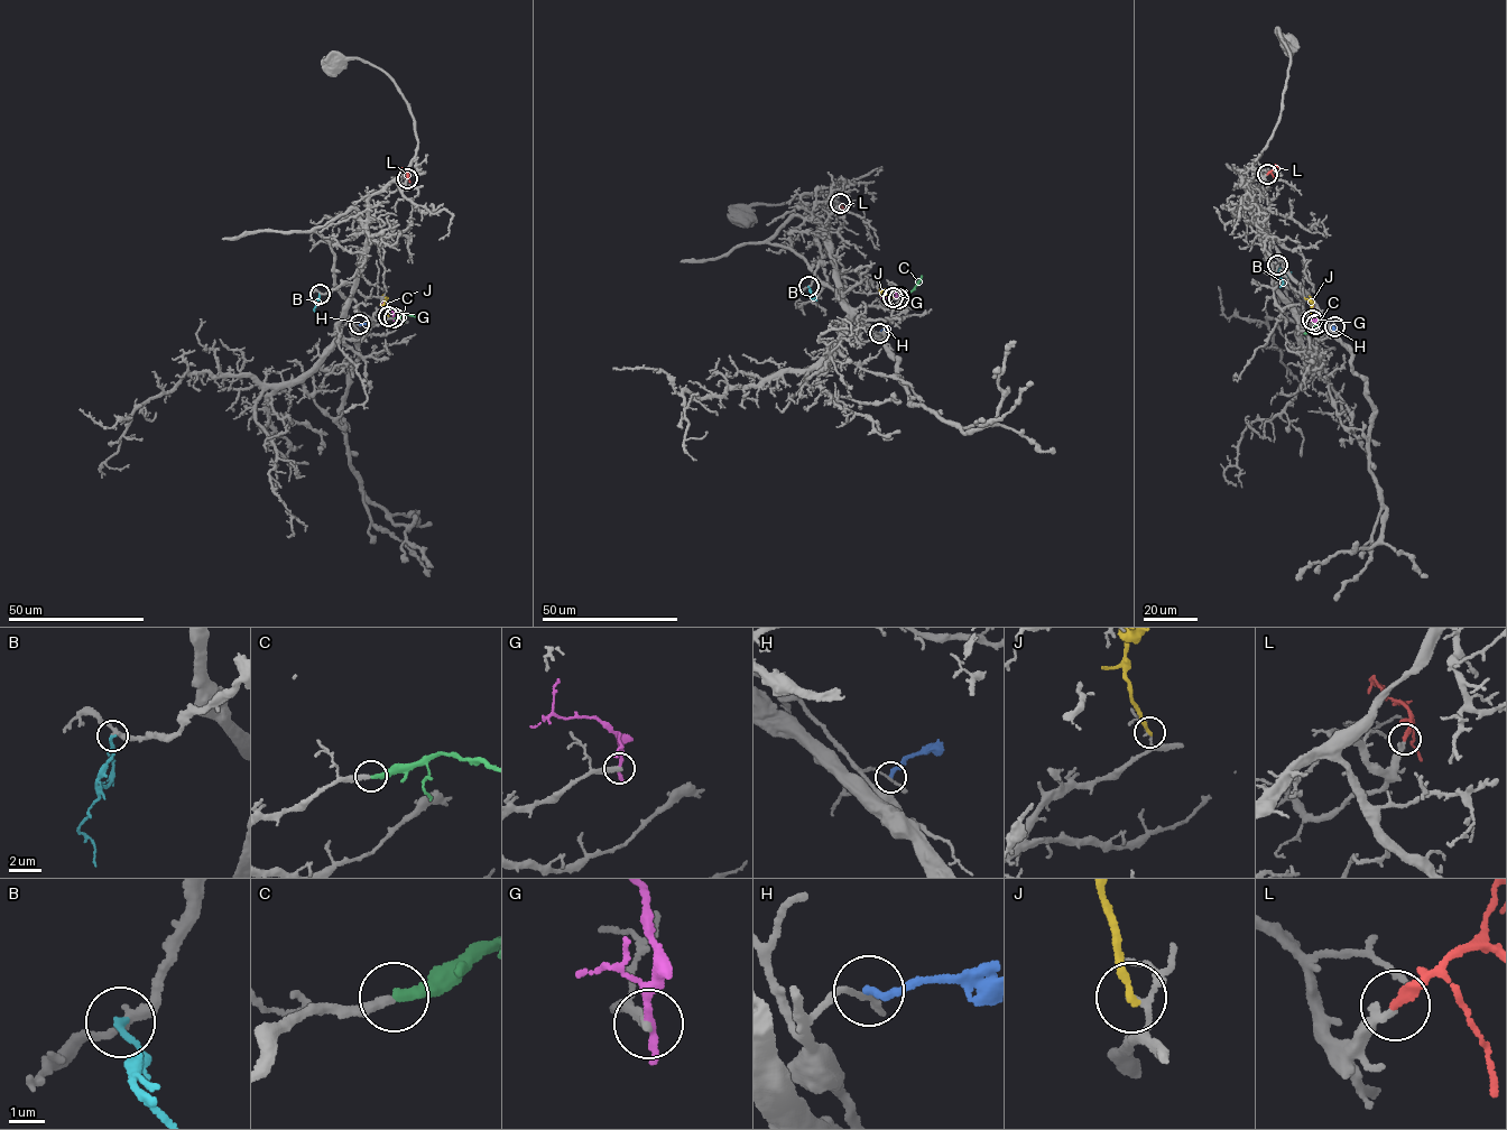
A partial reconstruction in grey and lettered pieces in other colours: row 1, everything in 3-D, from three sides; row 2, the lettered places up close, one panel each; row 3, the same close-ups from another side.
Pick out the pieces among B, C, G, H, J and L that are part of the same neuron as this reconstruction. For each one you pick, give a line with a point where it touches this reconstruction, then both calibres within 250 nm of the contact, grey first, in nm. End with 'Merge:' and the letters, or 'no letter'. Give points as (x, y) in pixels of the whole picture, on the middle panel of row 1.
C: contact (899, 297); calibres 280 and 320 nm
L: contact (840, 203); calibres 190 and 280 nm
Merge: C, L

